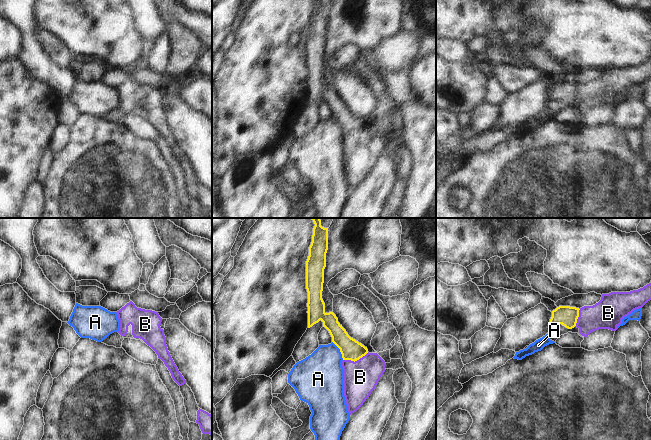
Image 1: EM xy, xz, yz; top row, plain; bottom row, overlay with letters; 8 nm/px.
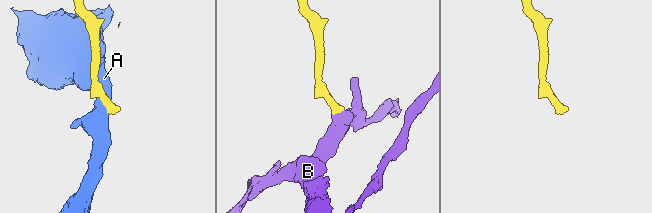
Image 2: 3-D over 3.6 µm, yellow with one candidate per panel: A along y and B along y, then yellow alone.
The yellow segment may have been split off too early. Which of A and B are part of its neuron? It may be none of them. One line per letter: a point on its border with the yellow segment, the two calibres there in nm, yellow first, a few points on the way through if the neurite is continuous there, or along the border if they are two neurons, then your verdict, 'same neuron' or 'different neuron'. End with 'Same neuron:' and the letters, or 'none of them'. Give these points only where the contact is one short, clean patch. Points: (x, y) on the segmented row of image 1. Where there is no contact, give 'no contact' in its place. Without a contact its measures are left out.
A: contact xz (340, 350); calibres 160 and 360 nm; border xz (332, 341), (339, 349), (343, 359); different neuron
B: contact xz (355, 360); calibres 160 and 280 nm; way xz (350, 349), (355, 355), (355, 360), (360, 367), (360, 377); same neuron
Same neuron: B

